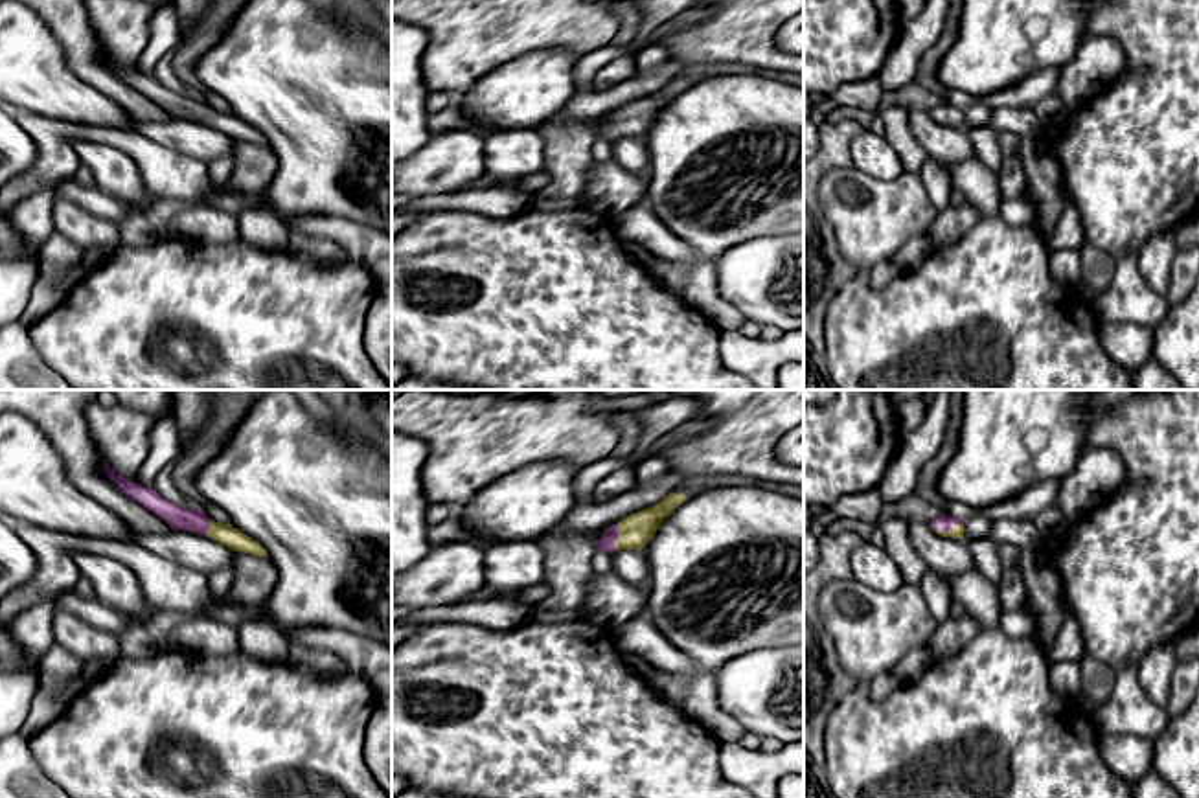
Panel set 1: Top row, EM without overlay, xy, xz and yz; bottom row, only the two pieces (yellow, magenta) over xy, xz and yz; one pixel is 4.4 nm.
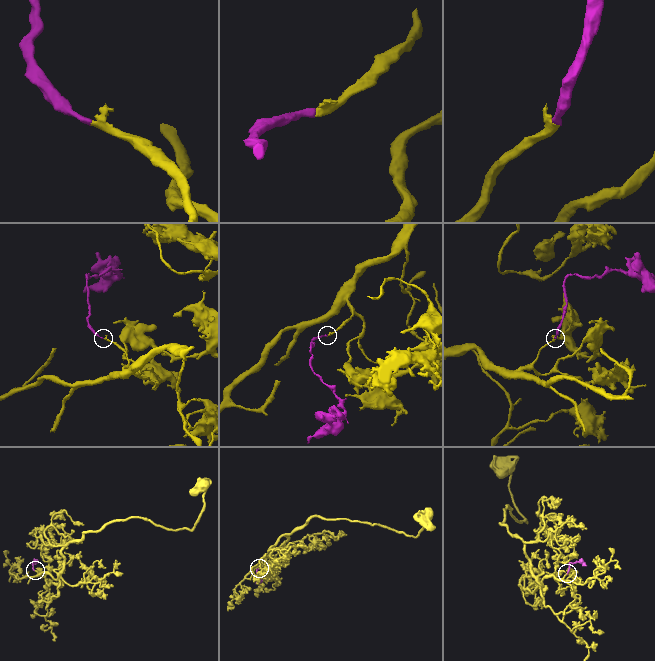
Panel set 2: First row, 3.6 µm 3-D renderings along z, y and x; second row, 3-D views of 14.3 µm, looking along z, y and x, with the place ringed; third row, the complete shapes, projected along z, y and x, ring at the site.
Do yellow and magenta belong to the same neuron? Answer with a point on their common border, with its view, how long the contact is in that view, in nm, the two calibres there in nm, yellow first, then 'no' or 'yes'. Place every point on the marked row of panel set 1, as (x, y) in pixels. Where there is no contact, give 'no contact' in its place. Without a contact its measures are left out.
yz (949, 530) | 130 nm | 60/70 nm | yes

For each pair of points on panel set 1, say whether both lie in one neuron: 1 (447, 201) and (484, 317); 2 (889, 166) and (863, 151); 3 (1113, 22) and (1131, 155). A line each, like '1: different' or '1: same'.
1: different
2: same
3: same

